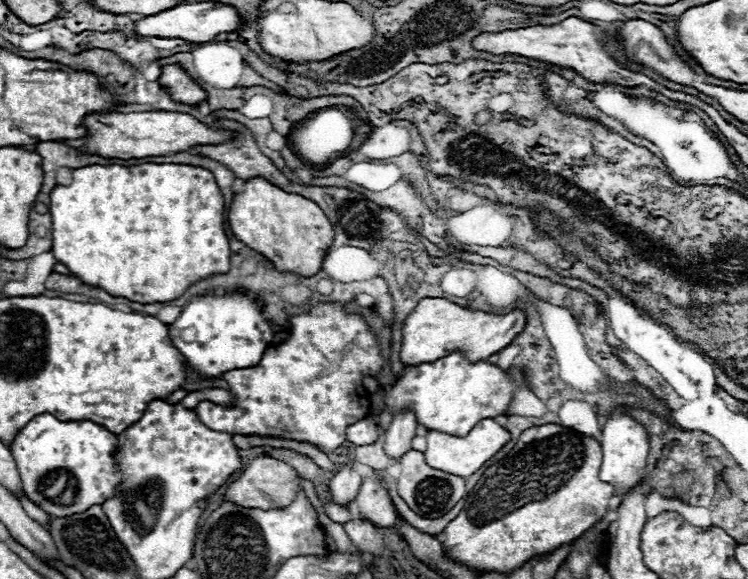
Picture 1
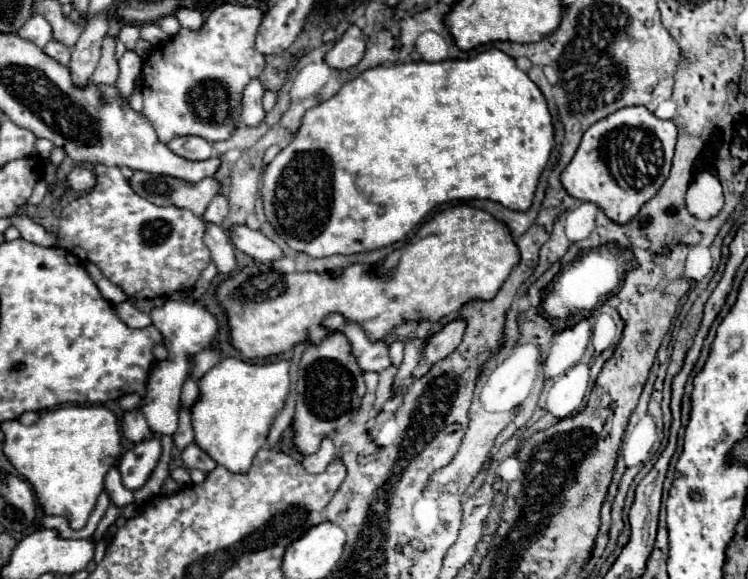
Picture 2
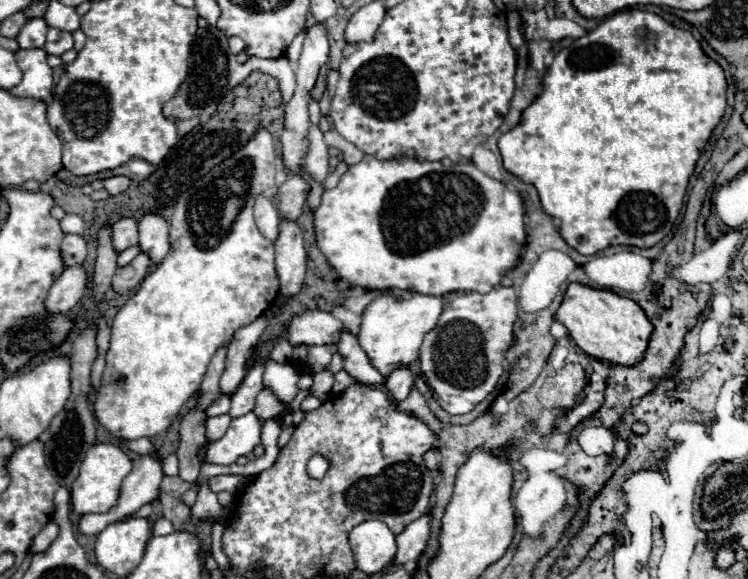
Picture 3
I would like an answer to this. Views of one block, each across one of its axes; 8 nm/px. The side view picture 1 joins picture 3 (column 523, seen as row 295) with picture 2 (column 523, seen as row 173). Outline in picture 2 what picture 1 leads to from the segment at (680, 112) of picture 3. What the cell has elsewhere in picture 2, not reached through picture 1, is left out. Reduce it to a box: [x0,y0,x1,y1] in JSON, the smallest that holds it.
[262,48,552,256]

